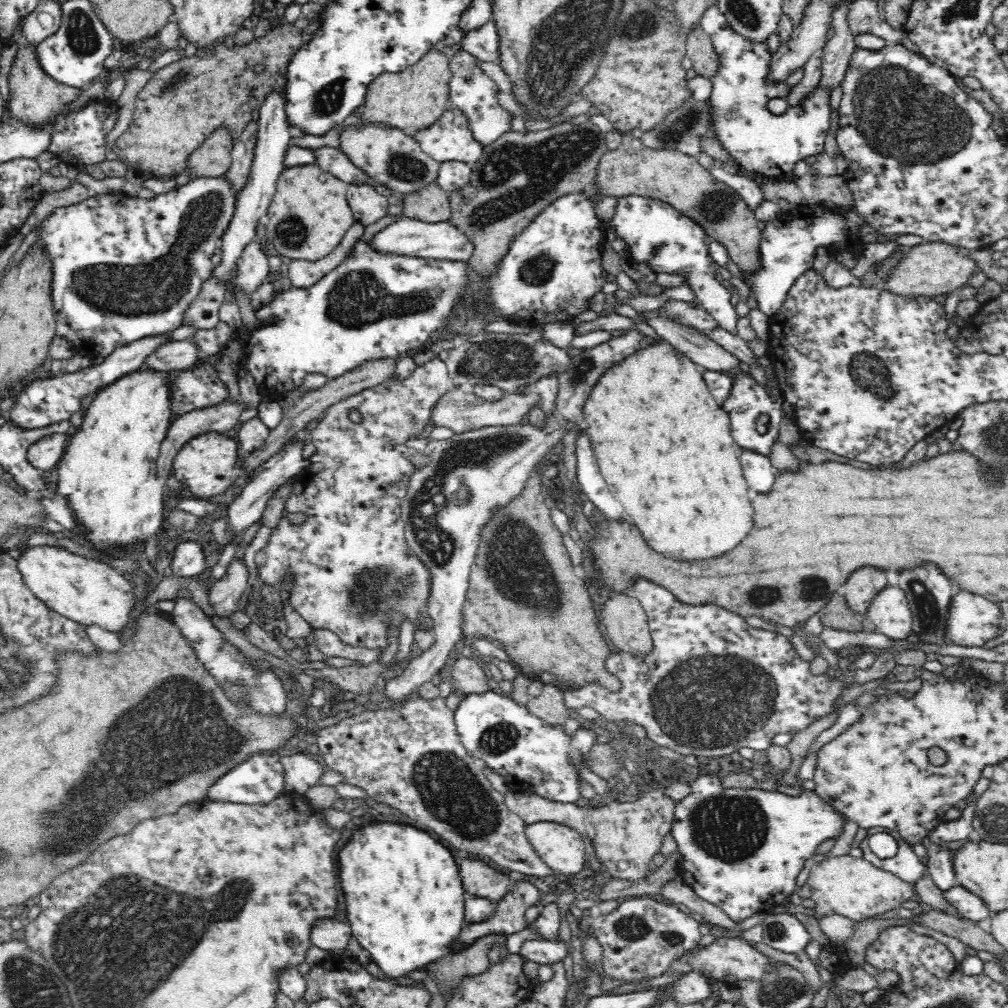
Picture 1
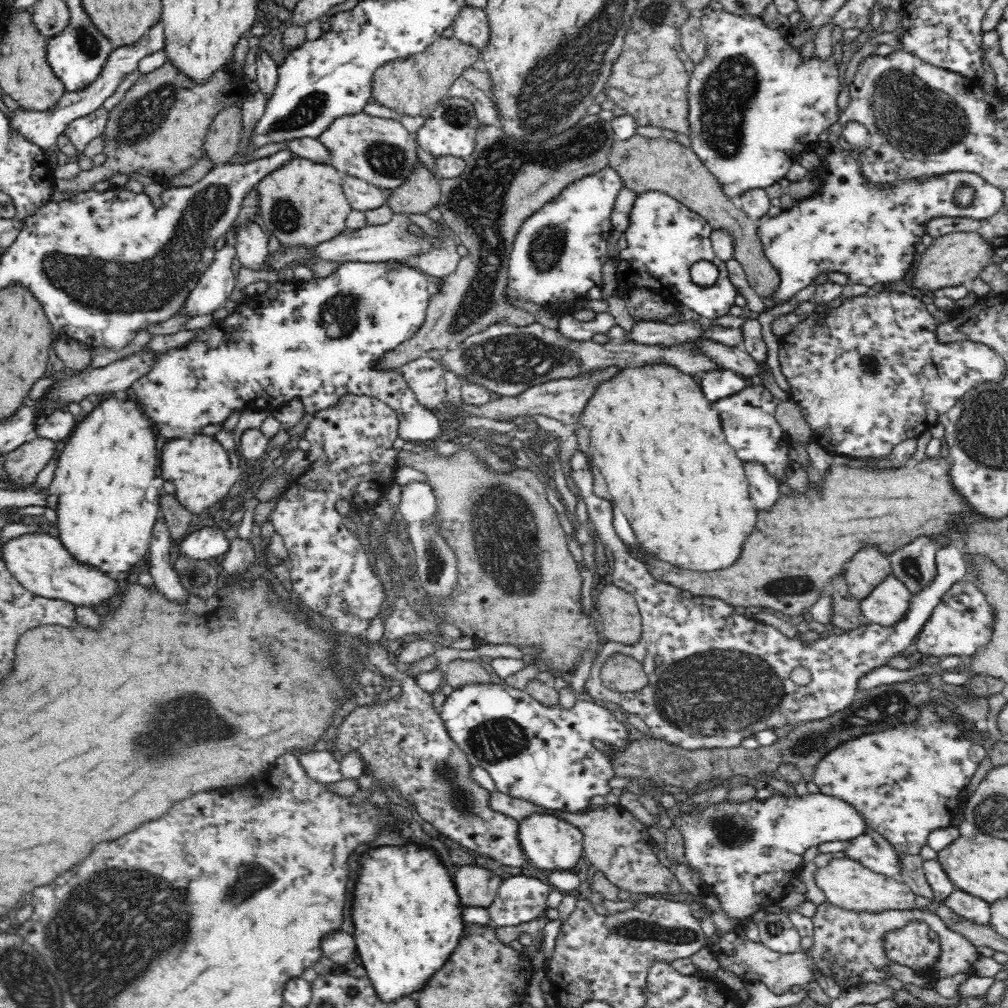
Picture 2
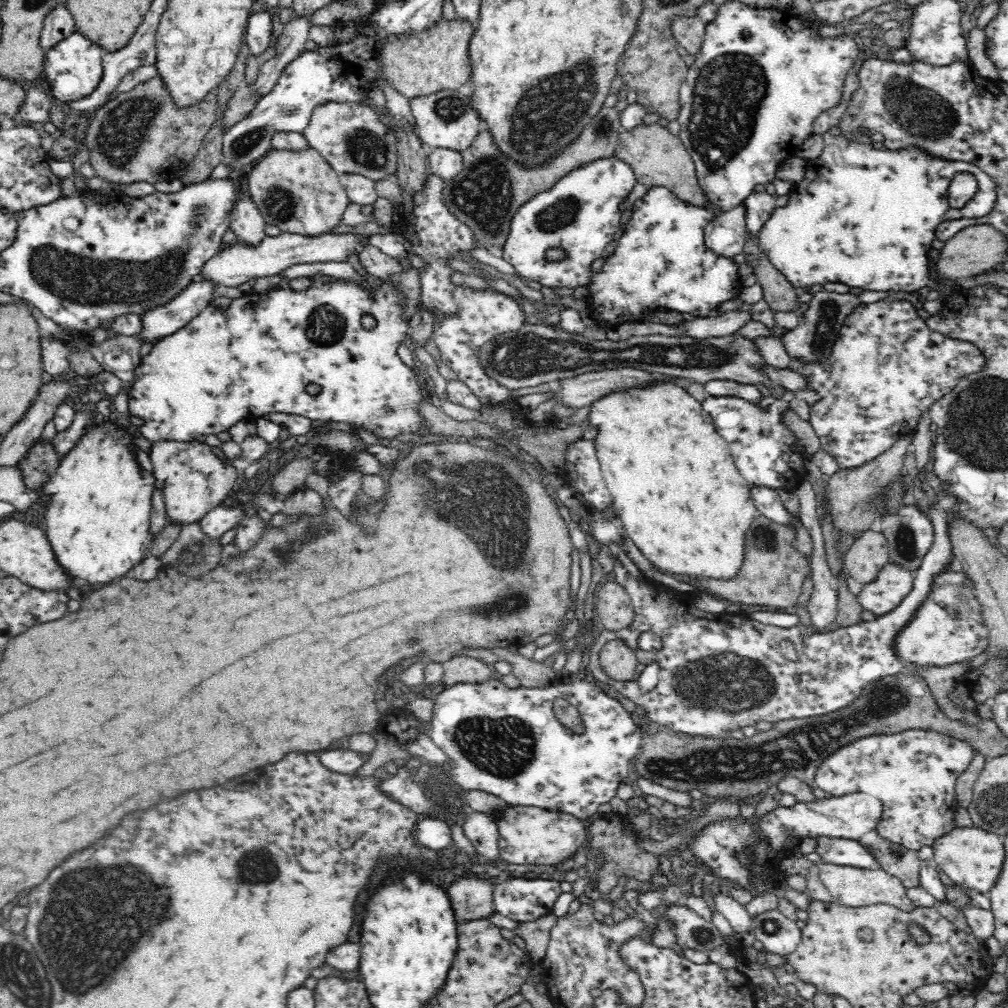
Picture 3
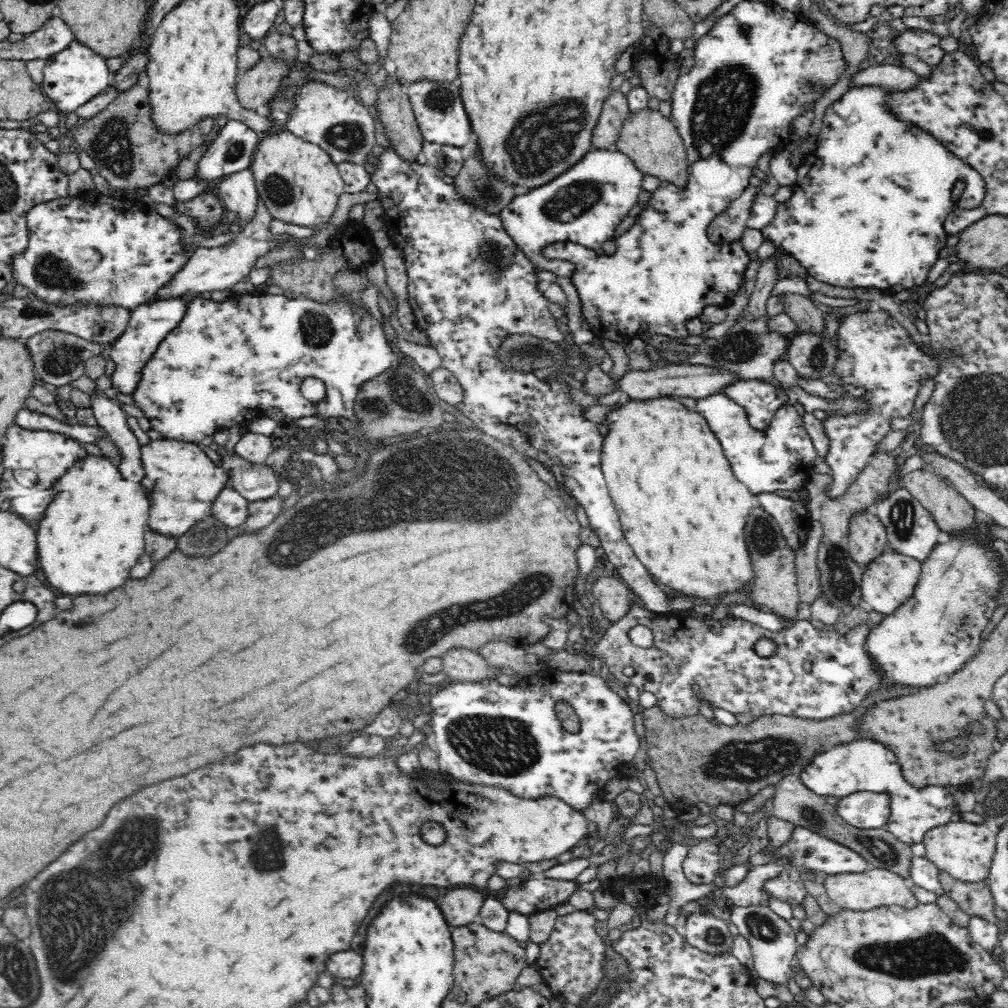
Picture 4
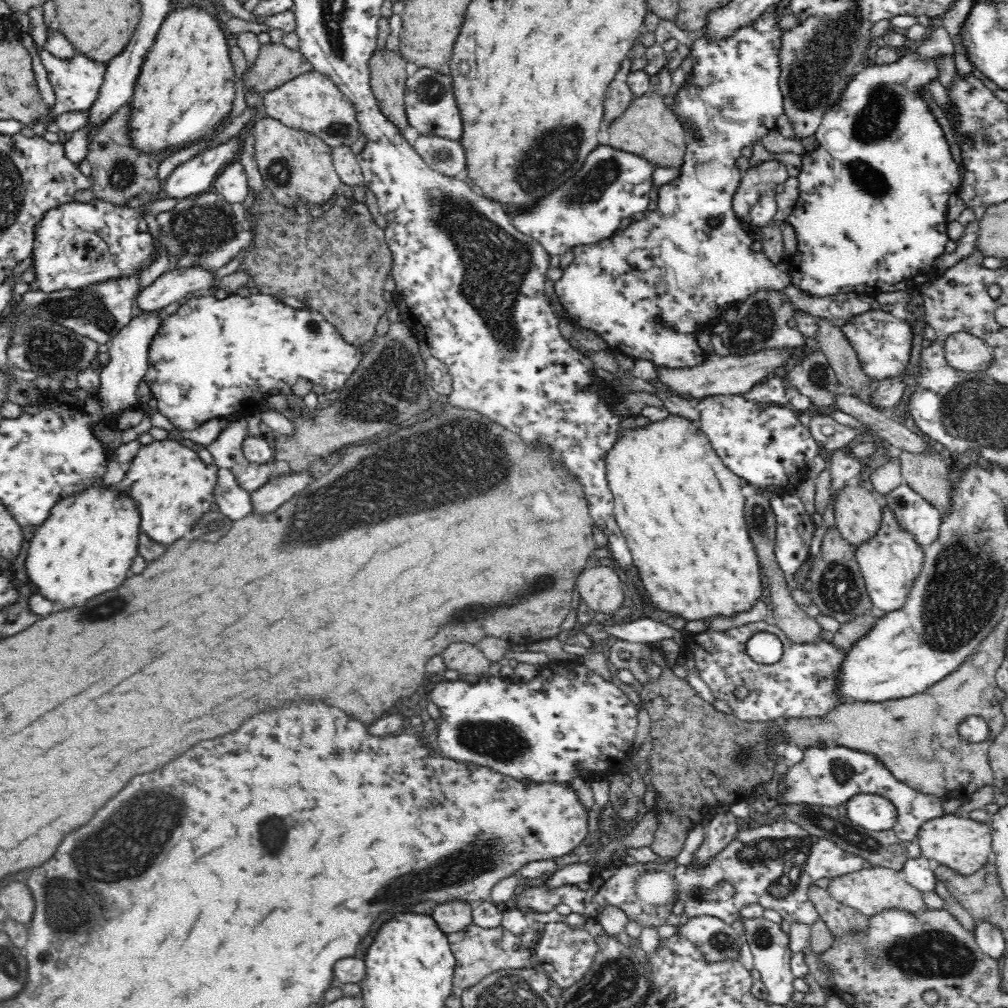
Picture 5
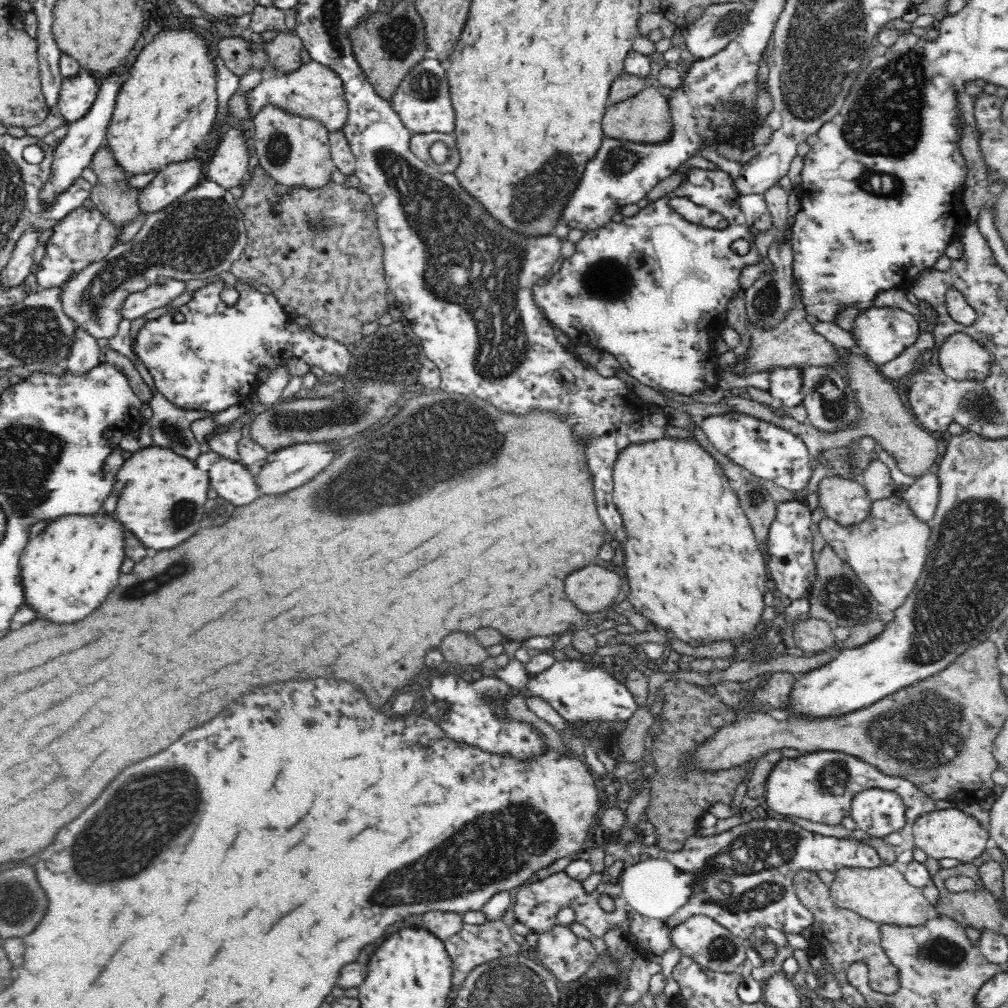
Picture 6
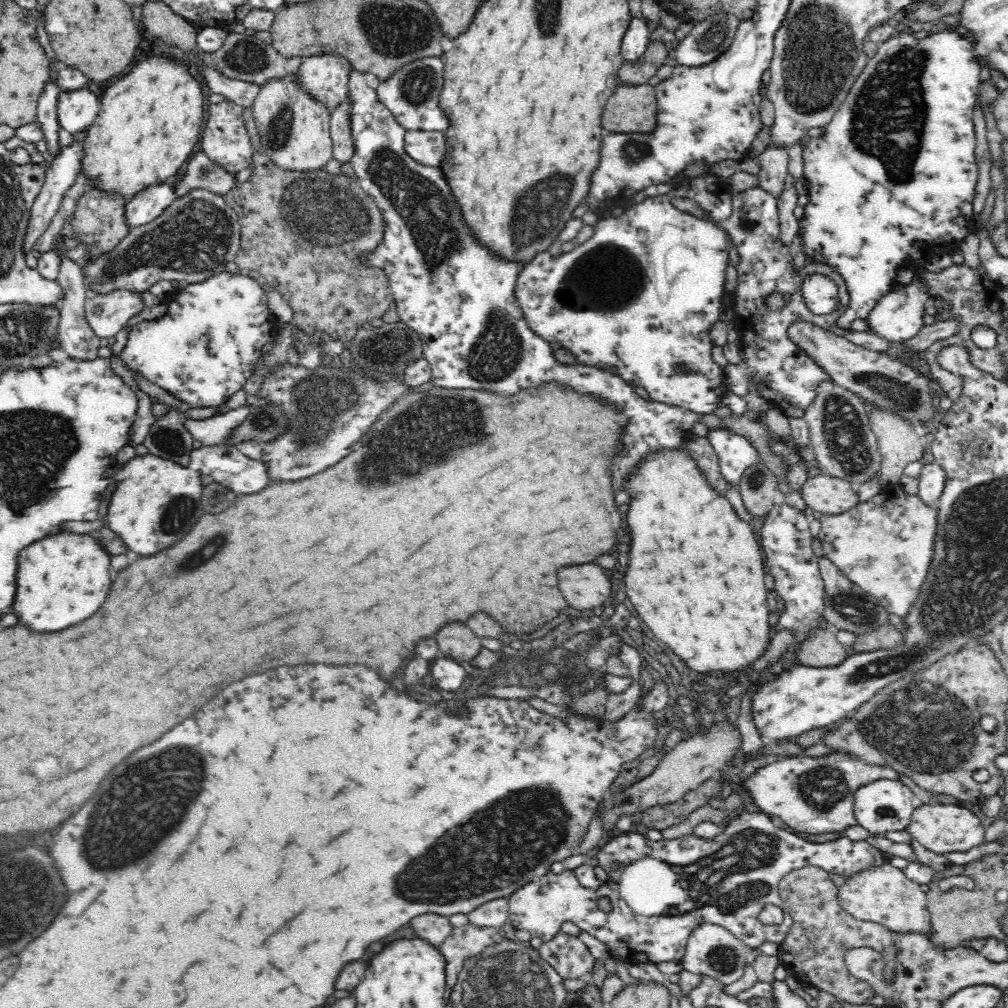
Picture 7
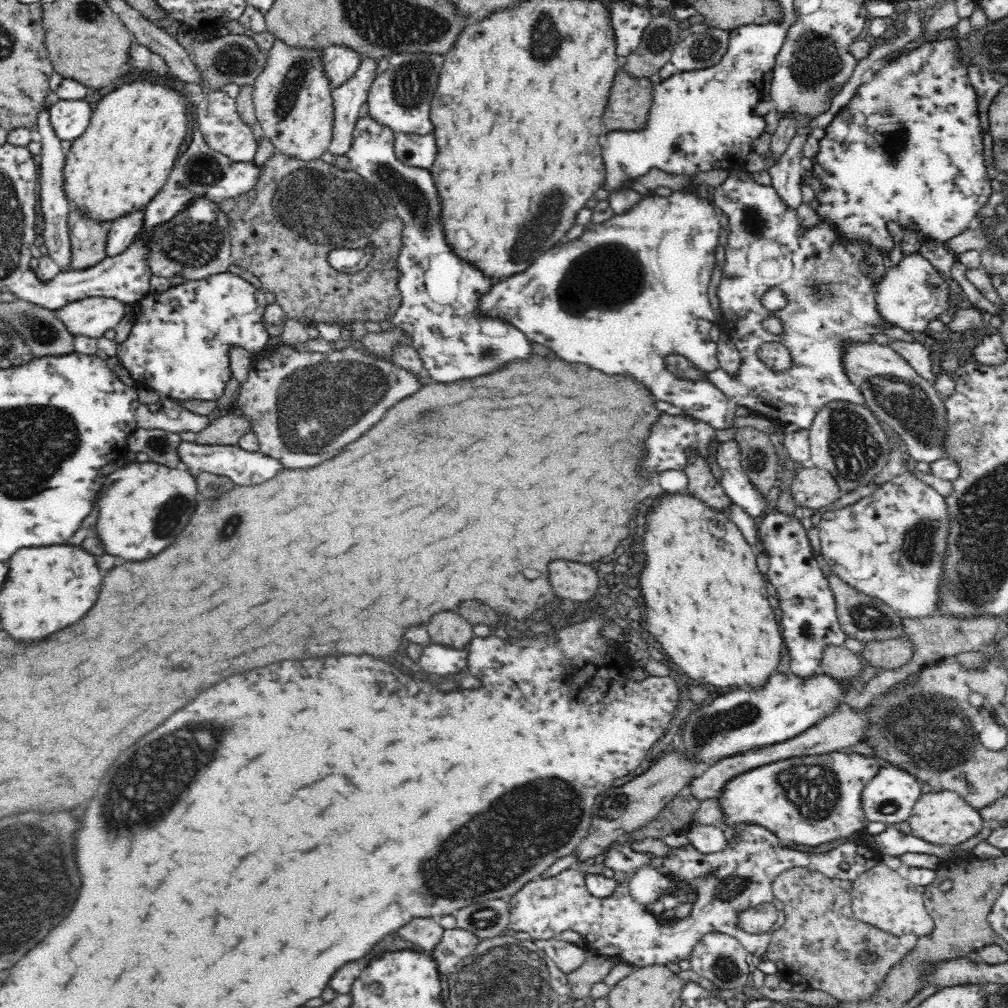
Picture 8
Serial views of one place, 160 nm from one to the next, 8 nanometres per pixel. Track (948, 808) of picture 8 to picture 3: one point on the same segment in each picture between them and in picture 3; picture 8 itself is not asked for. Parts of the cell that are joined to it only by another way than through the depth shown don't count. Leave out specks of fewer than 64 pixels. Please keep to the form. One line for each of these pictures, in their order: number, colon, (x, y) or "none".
3: (971, 857)
4: (962, 849)
5: (963, 844)
6: (952, 833)
7: (943, 828)

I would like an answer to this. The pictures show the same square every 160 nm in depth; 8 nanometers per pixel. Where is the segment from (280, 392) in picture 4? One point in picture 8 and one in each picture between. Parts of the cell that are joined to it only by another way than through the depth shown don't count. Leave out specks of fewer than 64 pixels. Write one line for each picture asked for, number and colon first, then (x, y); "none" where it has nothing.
5: (213, 358)
6: (206, 355)
7: (202, 350)
8: (177, 346)

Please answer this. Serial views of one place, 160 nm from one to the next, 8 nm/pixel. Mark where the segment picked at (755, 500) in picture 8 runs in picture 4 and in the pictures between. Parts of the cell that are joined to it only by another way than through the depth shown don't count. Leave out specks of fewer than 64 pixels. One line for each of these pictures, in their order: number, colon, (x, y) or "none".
4: (780, 456)
5: (762, 444)
6: (768, 451)
7: (735, 453)

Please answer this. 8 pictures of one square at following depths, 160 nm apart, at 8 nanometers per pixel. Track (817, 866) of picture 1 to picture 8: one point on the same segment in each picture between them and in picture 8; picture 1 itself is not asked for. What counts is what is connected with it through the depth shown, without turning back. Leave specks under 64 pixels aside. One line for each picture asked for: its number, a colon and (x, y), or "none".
2: (846, 883)
3: (849, 886)
4: (876, 888)
5: (872, 890)
6: (882, 895)
7: (882, 894)
8: (880, 897)

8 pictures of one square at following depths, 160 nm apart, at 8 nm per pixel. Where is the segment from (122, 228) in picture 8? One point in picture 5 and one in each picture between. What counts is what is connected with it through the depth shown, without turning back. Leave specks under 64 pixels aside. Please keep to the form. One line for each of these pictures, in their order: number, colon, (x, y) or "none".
5: (194, 176)
6: (174, 180)
7: (144, 208)

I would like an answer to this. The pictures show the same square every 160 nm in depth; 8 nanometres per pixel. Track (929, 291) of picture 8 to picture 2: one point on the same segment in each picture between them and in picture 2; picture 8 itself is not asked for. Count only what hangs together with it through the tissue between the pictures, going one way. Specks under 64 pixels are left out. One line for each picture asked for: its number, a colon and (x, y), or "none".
2: (875, 373)
3: (887, 367)
4: (877, 353)
5: (883, 342)
6: (882, 333)
7: (898, 315)

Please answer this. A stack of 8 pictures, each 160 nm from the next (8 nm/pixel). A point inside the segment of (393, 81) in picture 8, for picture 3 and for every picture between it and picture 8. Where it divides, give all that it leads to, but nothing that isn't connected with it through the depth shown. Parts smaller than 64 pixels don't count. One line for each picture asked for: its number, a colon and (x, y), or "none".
3: (444, 119)
4: (440, 114)
5: (430, 106)
6: (421, 99)
7: (411, 92)

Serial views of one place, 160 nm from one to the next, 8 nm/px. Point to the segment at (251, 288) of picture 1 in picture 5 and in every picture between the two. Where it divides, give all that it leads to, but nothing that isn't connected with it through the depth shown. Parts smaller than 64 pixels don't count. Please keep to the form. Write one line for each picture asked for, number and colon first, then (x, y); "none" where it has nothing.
2: (251, 240)
3: (246, 220)
4: (237, 191)
5: (231, 183)

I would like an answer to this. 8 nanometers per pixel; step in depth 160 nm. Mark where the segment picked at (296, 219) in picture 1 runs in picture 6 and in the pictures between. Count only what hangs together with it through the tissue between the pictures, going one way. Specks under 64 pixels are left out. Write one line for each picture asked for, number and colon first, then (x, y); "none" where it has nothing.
2: (302, 202)
3: (299, 191)
4: (300, 184)
5: (296, 165)
6: (295, 150)

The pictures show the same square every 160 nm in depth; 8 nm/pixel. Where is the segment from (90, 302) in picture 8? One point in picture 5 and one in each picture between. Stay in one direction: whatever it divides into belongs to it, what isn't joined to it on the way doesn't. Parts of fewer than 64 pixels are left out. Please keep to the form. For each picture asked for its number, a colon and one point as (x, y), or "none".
5: (169, 287)
6: (136, 304)
7: (107, 313)

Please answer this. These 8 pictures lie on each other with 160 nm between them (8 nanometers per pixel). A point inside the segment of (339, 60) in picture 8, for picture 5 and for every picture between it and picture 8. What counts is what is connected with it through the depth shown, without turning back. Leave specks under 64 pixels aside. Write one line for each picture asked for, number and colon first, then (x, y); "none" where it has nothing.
5: (312, 101)
6: (314, 90)
7: (327, 76)

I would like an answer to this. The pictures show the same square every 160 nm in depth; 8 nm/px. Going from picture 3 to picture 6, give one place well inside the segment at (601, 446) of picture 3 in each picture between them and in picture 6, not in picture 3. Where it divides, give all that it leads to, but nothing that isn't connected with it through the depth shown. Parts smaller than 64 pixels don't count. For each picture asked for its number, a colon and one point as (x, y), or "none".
4: (682, 511)
5: (681, 508)
6: (694, 569)

